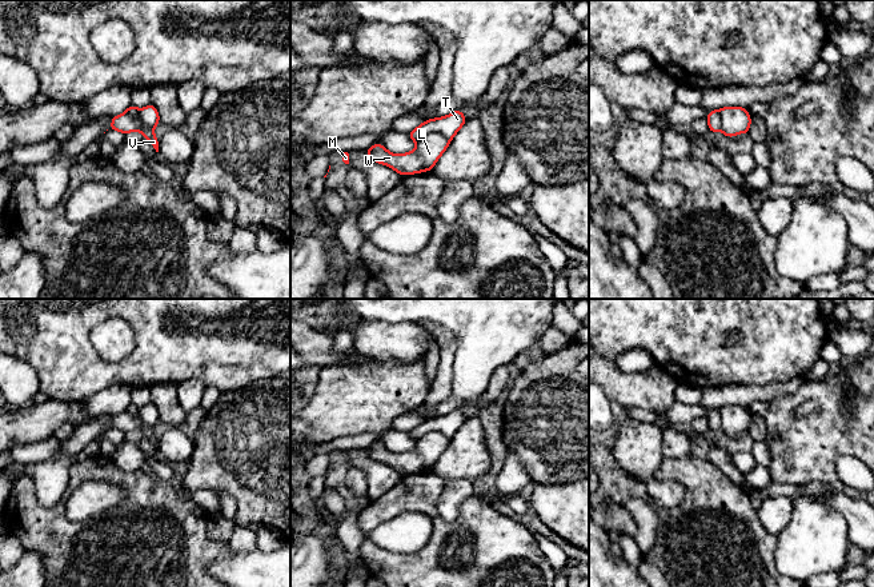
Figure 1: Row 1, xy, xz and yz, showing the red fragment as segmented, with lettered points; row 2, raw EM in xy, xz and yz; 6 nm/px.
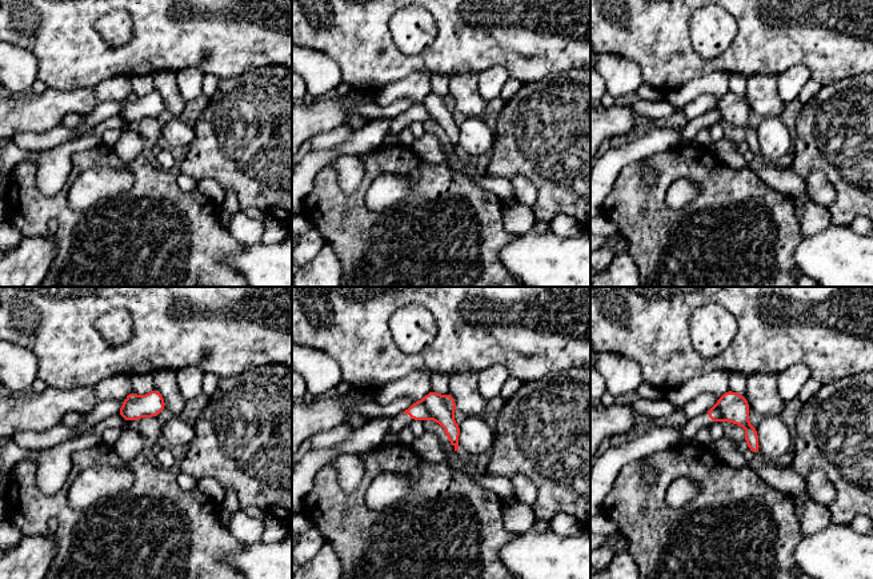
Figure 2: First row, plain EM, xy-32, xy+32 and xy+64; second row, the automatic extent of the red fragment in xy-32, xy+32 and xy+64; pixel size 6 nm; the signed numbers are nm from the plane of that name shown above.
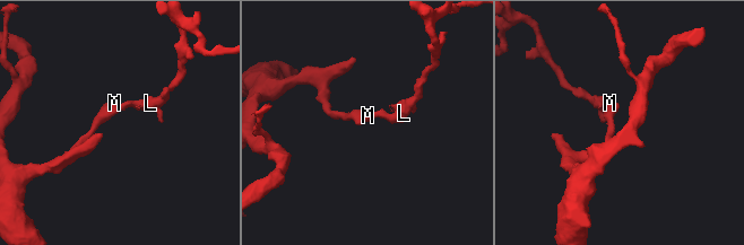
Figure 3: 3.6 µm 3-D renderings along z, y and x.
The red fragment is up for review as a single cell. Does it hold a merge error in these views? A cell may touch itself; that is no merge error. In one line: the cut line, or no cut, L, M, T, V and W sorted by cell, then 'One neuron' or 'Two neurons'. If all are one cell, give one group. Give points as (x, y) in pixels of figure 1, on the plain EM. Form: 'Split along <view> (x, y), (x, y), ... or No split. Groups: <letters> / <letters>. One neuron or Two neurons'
Split along xz (449, 438), (438, 431), (428, 431), (416, 442). Groups: L M V W / T. Two neurons

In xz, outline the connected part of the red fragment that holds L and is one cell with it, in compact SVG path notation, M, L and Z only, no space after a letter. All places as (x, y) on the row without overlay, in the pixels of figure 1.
M432 431L420 438L413 451L394 454L382 443L373 443L366 448L366 455L380 463L393 467L398 474L412 474L433 468L438 456L449 446L449 438L440 431Z

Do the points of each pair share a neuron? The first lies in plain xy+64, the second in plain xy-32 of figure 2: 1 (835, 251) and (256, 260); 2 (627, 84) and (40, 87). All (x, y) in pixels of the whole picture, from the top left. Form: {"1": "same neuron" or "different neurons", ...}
{"1": "same neuron", "2": "different neurons"}

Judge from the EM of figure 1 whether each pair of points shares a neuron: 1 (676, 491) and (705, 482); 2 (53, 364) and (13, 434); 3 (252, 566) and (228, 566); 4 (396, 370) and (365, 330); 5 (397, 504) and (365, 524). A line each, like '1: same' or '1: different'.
1: different
2: different
3: same
4: different
5: same

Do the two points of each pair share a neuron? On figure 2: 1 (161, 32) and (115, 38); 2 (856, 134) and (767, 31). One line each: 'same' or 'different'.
1: different
2: different

